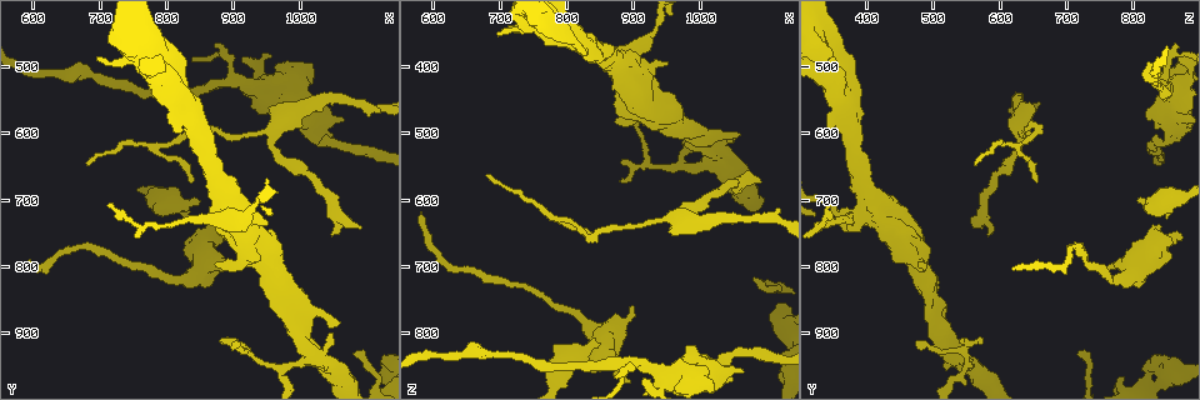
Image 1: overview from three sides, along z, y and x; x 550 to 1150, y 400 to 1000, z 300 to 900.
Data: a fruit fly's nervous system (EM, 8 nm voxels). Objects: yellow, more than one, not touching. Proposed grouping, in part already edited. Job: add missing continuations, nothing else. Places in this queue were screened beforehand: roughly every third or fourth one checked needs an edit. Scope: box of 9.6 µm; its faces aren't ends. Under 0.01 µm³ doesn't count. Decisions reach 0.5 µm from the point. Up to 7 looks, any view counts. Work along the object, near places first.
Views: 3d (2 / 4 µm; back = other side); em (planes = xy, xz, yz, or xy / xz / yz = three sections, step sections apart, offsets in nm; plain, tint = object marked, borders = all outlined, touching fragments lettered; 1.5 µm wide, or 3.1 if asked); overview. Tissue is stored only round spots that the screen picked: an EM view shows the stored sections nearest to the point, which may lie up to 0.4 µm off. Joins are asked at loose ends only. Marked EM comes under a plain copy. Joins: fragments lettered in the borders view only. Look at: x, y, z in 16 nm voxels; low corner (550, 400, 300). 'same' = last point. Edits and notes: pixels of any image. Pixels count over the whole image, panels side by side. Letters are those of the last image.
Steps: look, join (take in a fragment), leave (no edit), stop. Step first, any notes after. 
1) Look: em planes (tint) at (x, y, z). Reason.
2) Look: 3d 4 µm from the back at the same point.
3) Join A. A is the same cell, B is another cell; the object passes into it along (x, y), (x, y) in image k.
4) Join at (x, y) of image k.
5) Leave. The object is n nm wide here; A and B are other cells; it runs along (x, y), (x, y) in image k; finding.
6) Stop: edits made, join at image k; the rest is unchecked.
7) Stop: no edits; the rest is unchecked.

Look: 3d 2 µm from the back at (840, 675, 655). Thin end.

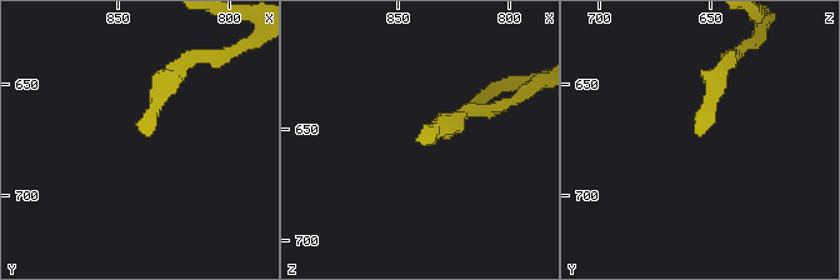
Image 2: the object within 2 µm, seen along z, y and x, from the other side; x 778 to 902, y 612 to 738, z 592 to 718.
Look: em planes (borders) at (836, 675, 655).

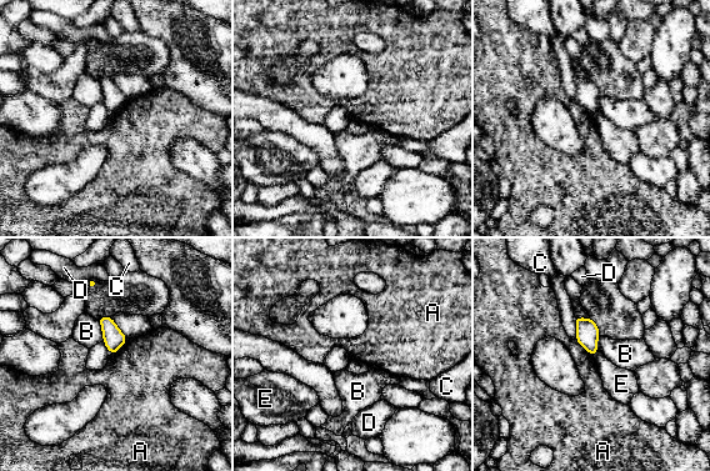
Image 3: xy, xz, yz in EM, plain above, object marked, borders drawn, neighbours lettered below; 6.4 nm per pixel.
Leave. A, B, C, D and E are other cells; a border runs along (128, 339), (111, 355) in image 3; none of them fits.

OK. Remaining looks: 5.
Look: em xy step 8 (borders) at (850, 700, 825). Stops while still wide.

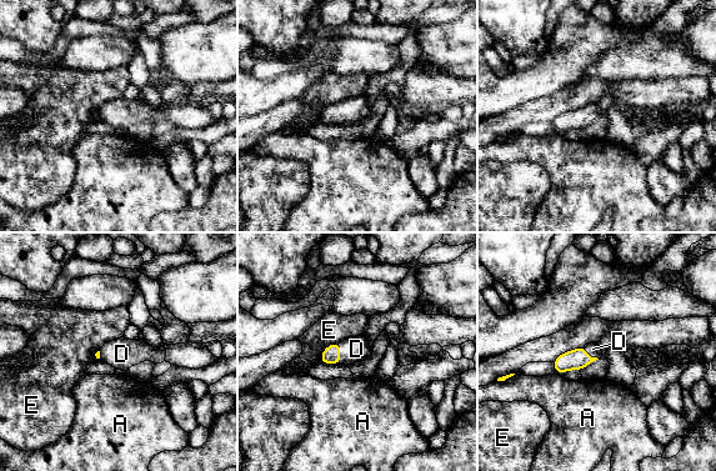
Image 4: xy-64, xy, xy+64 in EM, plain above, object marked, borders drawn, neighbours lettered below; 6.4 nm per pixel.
Look: em planes (borders) at the same point. Another direction.

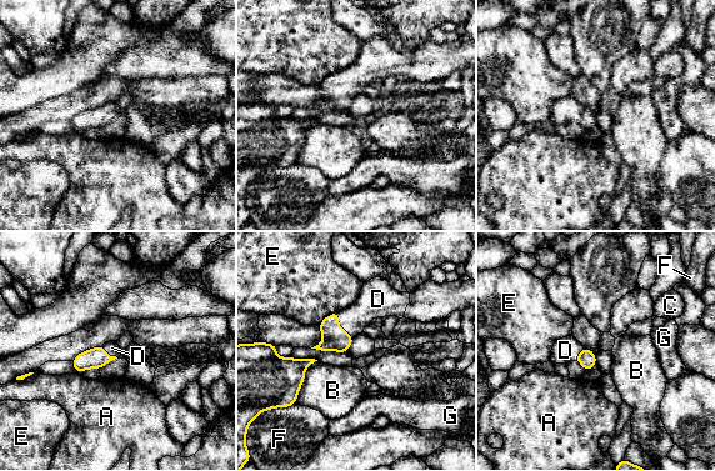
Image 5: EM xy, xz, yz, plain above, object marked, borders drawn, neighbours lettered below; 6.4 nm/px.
Join at (370, 304) of image 5. D is the same cell, A, B, C, E, F and G are other cells; the object passes into it along (334, 337), (339, 326), (370, 304) in image 5; it goes on there.

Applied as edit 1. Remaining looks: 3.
Stop: edits made, join at image 5; the rest is unchecked.

